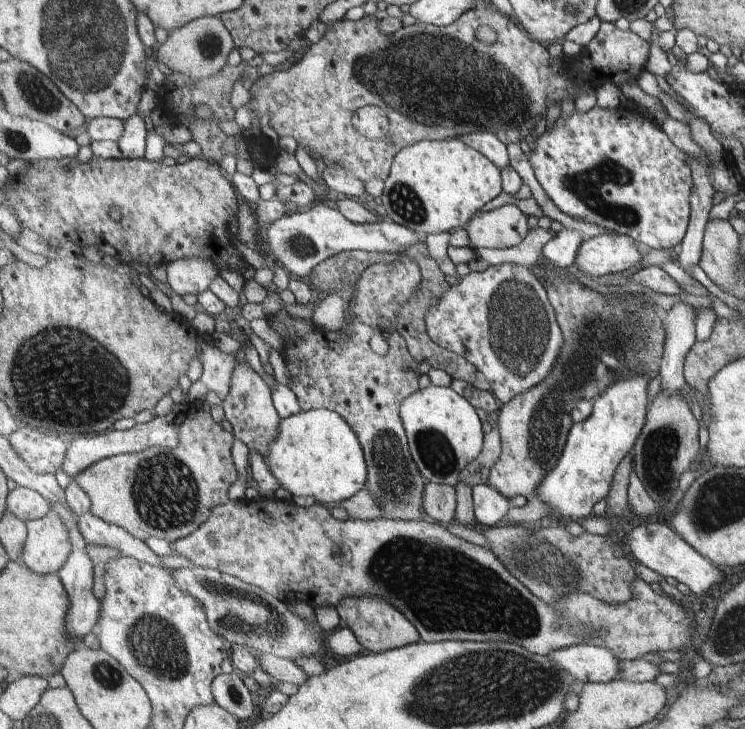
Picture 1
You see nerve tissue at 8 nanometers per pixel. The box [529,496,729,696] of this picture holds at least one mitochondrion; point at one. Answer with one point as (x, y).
(573, 606)

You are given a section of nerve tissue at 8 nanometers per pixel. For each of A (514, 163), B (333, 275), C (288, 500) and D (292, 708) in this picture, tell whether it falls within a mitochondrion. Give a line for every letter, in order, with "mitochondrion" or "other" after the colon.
A: other
B: mitochondrion
C: other
D: other

